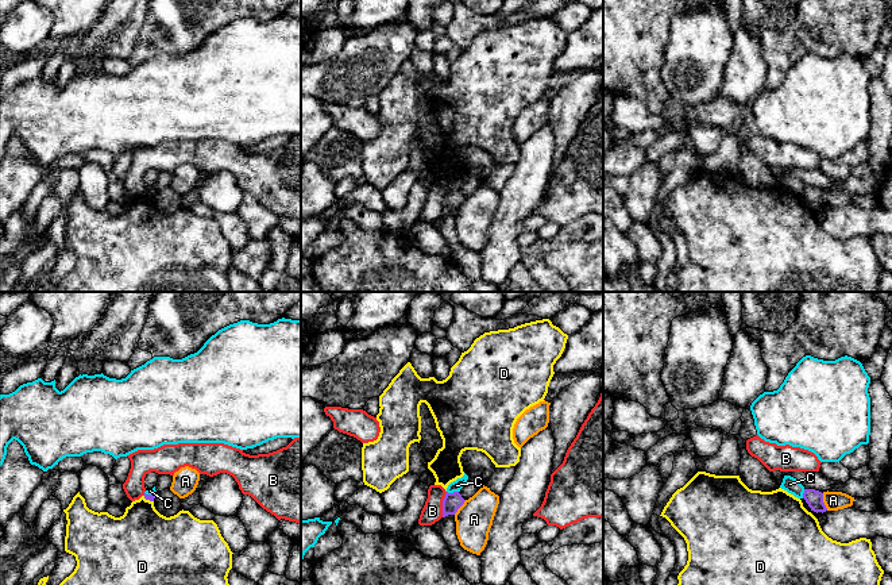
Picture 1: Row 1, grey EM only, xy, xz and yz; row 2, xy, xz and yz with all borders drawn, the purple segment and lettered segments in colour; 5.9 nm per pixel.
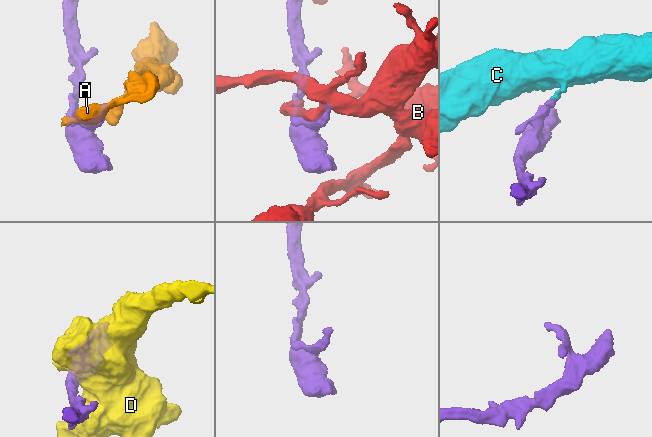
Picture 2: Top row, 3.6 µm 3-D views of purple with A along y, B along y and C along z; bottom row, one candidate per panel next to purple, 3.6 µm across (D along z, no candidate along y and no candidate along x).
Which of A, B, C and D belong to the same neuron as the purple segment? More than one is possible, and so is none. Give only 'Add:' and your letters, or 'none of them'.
Add: none of them

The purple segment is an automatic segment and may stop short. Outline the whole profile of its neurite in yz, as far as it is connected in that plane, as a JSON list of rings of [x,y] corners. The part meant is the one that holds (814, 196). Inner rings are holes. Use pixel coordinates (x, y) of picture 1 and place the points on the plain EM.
[[[804,186],[803,196],[814,209],[826,209],[827,205],[823,200],[823,190],[815,186]]]

